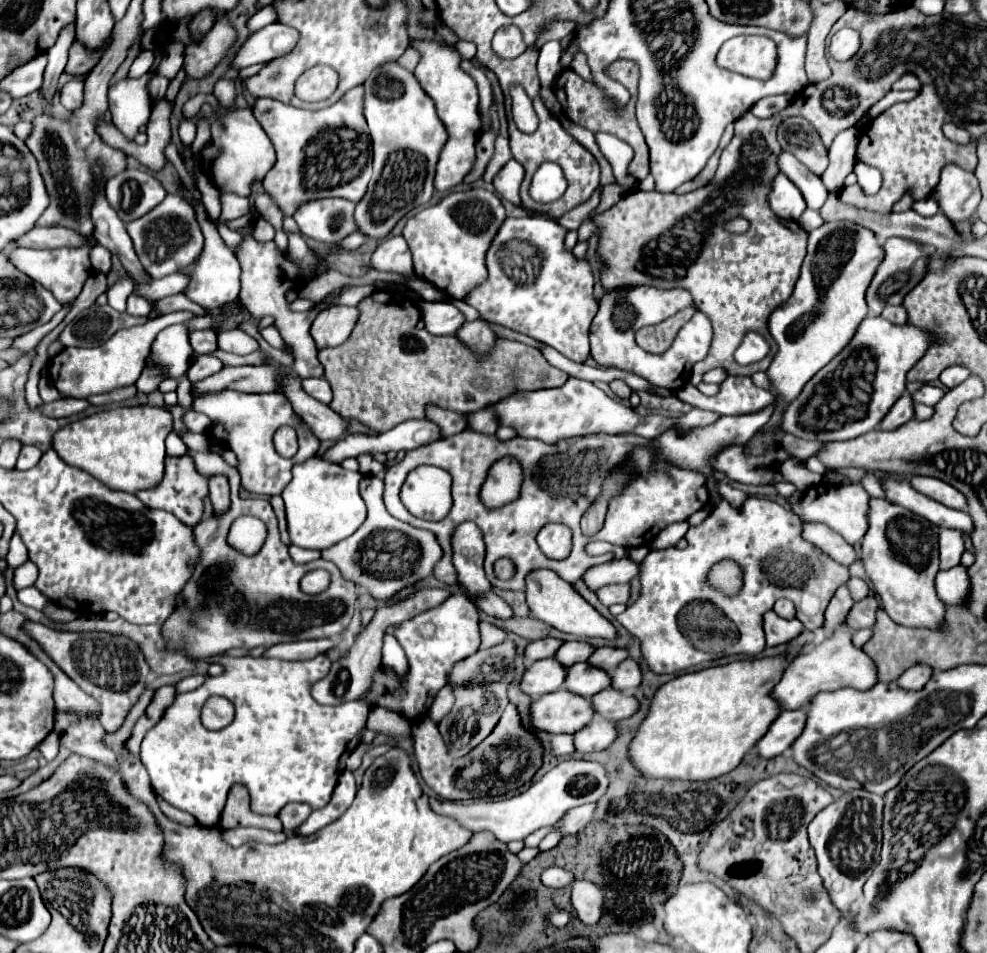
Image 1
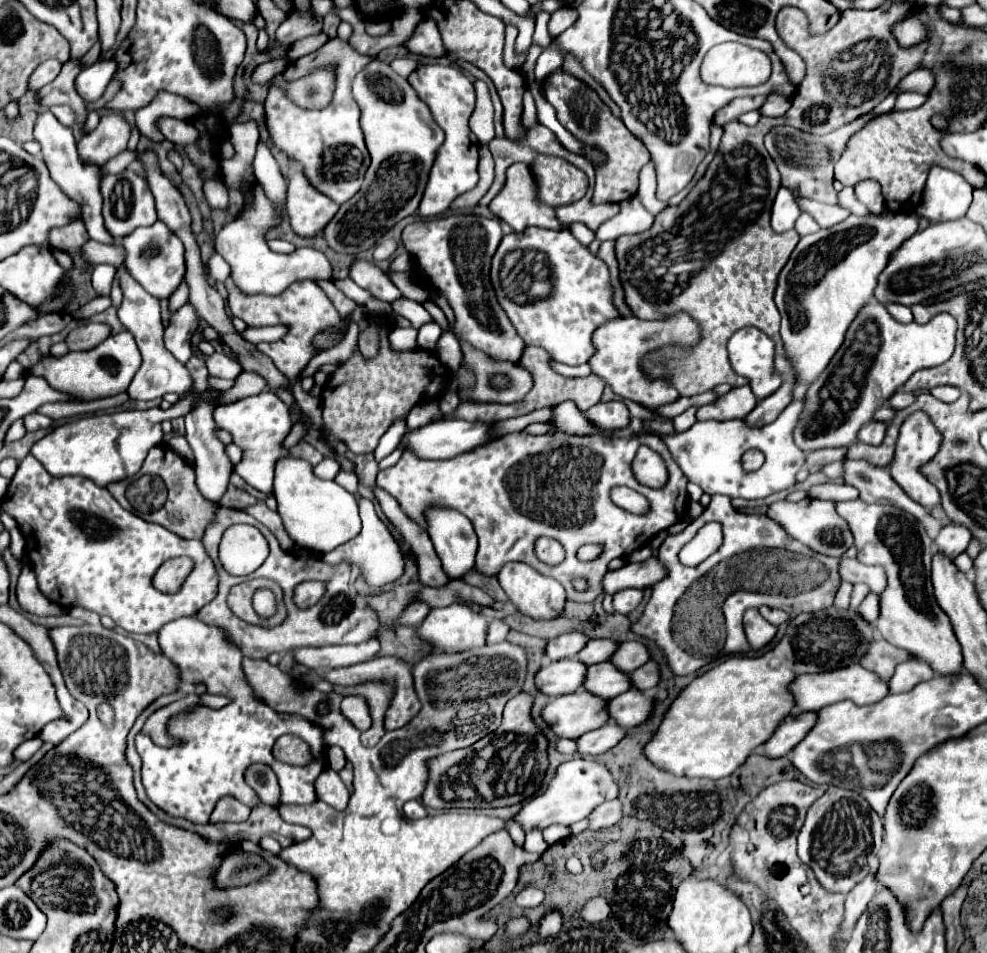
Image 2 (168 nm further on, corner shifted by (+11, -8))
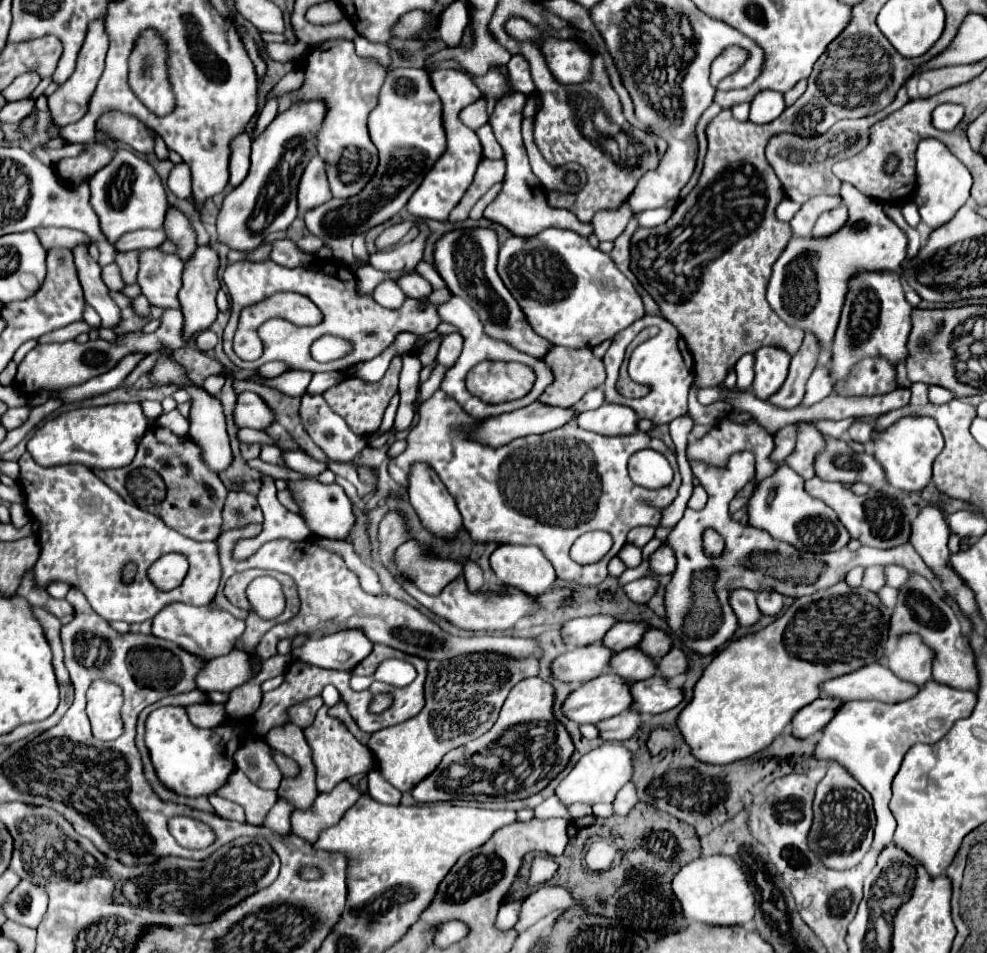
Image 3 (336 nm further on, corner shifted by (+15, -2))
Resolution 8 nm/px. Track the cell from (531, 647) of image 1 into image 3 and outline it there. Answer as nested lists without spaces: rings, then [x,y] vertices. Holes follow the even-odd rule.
[[[595,615],[595,617],[581,617],[567,621],[561,627],[561,637],[567,645],[573,647],[583,647],[583,645],[593,645],[599,643],[601,637],[617,623],[615,617],[609,615]]]

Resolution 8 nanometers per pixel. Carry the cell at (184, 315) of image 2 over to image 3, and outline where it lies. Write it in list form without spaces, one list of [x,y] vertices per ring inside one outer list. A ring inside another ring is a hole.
[[[199,247],[189,263],[185,263],[183,271],[183,287],[179,291],[179,303],[181,303],[181,313],[185,317],[185,329],[181,331],[181,337],[185,337],[185,343],[191,339],[191,335],[205,331],[211,327],[211,323],[217,319],[217,305],[215,305],[215,295],[219,291],[219,281],[217,281],[217,269],[219,269],[219,259],[217,253],[211,247]]]

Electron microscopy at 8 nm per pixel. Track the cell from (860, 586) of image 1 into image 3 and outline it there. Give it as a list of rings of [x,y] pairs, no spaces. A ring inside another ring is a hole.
[[[867,567],[863,581],[861,581],[861,587],[869,589],[869,591],[879,591],[883,585],[885,585],[883,569],[881,567]]]

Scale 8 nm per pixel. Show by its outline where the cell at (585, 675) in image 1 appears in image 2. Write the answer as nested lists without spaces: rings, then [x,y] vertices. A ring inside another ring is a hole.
[[[607,661],[589,667],[583,687],[595,695],[601,695],[603,699],[613,699],[631,689],[631,679],[627,673],[621,673],[611,661]]]

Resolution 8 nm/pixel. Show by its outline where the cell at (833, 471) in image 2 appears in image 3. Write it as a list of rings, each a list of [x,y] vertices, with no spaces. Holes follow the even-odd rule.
[[[807,425],[799,427],[799,439],[793,449],[793,453],[785,459],[785,463],[799,473],[803,479],[811,479],[815,475],[815,459],[825,449],[825,435],[821,435],[819,429],[813,429]]]

